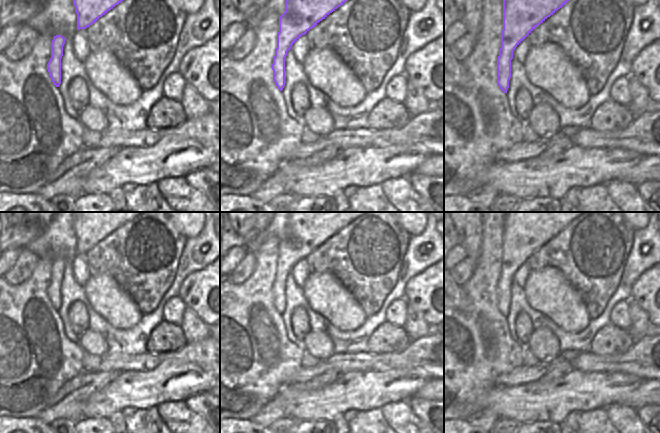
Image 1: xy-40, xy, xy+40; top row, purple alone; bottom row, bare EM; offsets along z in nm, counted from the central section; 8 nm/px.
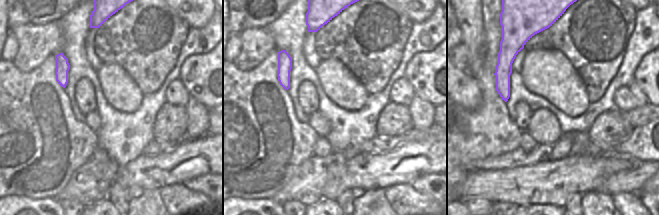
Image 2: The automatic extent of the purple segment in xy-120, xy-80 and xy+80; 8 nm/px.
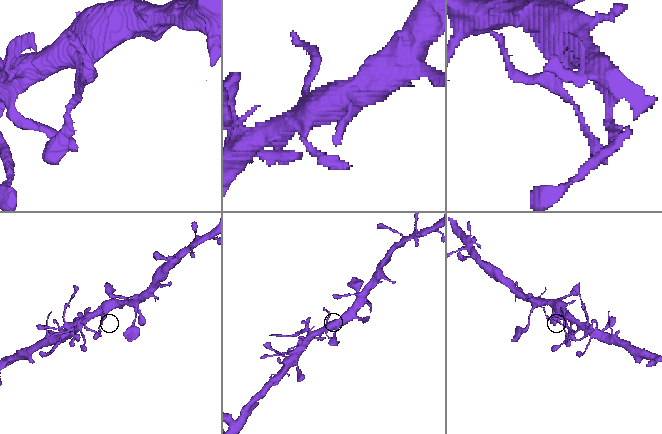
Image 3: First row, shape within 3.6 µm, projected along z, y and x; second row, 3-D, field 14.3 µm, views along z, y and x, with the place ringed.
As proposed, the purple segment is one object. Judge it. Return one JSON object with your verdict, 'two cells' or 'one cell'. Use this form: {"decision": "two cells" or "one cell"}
{"decision": "one cell"}

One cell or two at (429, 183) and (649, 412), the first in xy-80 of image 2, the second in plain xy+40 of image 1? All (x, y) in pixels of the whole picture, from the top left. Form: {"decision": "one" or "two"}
{"decision": "one"}

